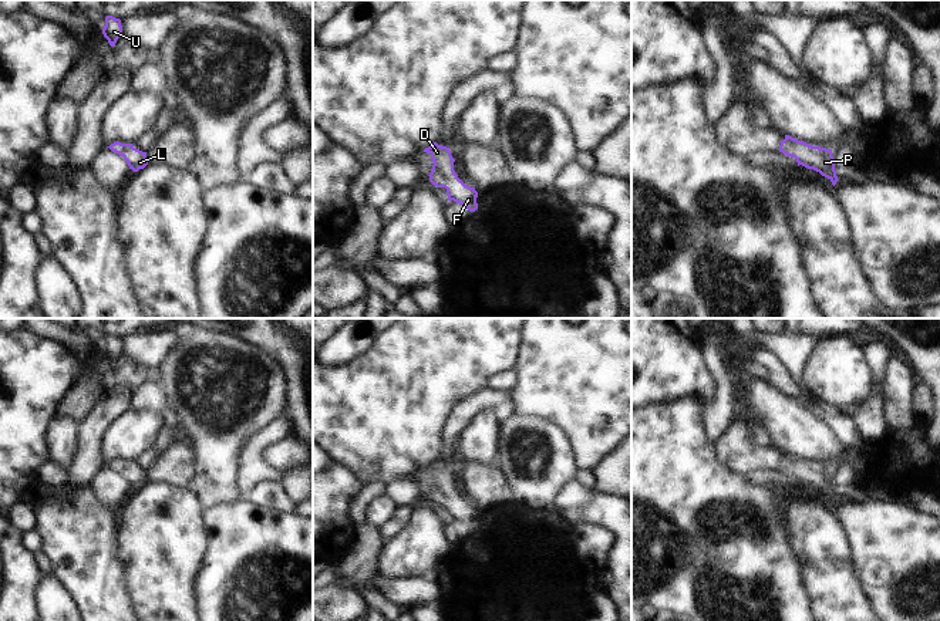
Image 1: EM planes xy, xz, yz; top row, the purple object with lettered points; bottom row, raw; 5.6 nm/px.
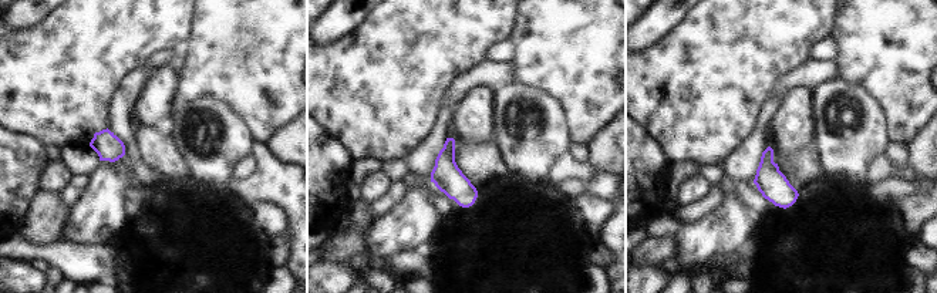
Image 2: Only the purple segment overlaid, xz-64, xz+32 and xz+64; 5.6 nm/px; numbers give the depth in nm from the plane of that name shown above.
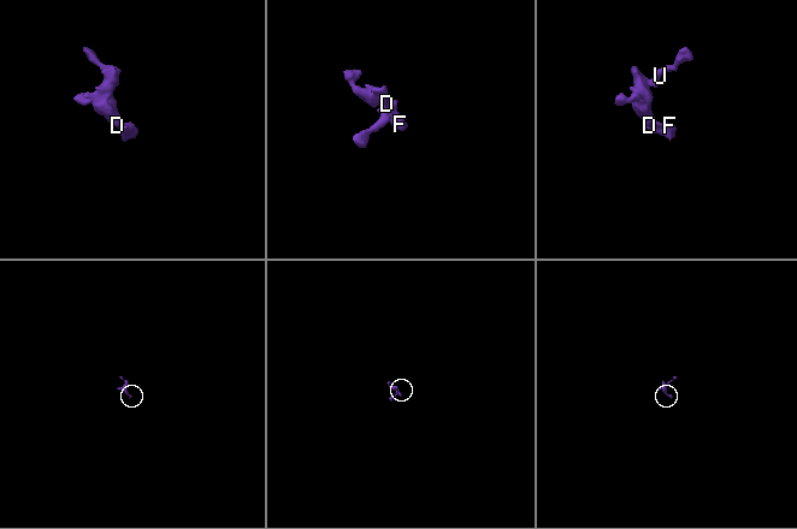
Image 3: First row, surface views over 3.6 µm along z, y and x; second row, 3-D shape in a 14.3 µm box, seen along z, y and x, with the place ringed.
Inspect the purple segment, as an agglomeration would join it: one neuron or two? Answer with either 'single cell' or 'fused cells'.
single cell

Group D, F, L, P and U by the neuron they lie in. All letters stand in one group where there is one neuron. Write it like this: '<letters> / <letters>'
D F L P U

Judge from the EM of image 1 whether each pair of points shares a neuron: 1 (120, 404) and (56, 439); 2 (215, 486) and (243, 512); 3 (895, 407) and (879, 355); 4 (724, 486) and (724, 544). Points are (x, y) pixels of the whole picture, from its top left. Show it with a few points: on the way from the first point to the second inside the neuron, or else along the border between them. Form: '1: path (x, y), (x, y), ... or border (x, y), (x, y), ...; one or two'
1: border (77, 425), (76, 449), (70, 461); two
2: border (241, 498), (214, 505), (205, 510); two
3: border (892, 355), (886, 364), (883, 381), (883, 409); two
4: path (724, 500), (724, 530); one

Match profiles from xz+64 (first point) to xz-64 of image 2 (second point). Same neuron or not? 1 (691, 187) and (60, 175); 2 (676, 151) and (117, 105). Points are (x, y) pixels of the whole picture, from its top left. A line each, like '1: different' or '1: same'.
1: same
2: different

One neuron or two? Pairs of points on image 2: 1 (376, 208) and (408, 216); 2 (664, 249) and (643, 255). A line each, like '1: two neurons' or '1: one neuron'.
1: two neurons
2: one neuron

